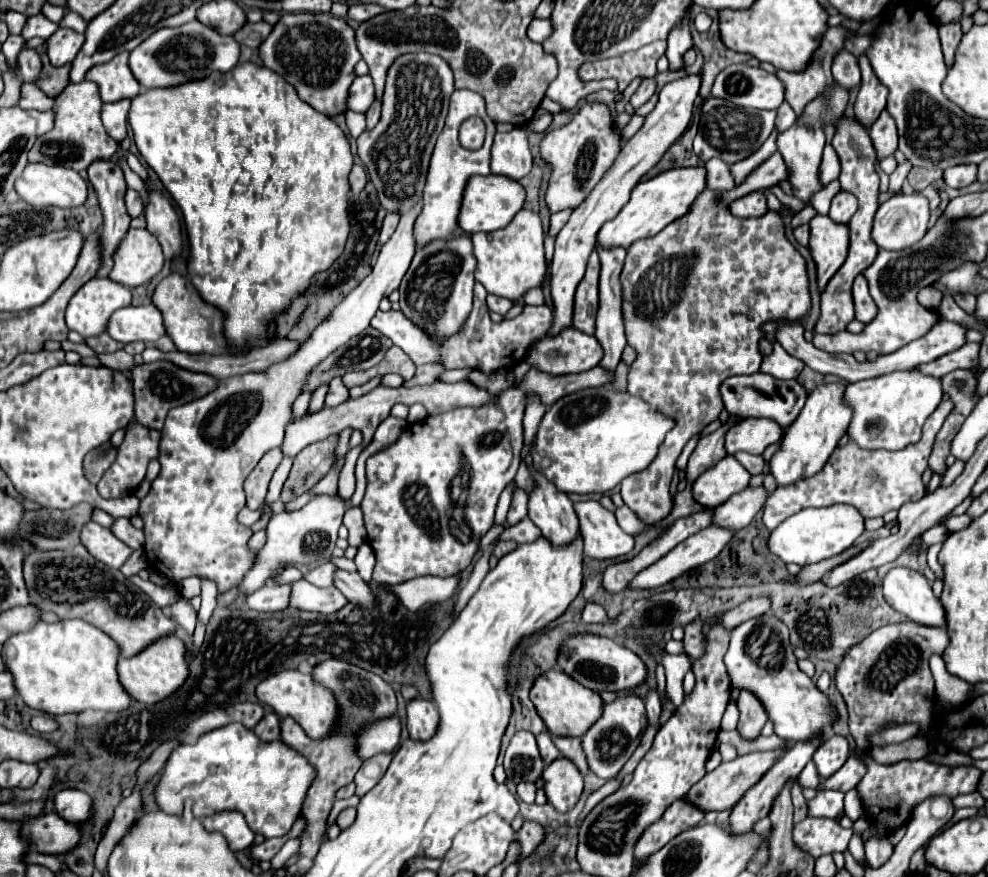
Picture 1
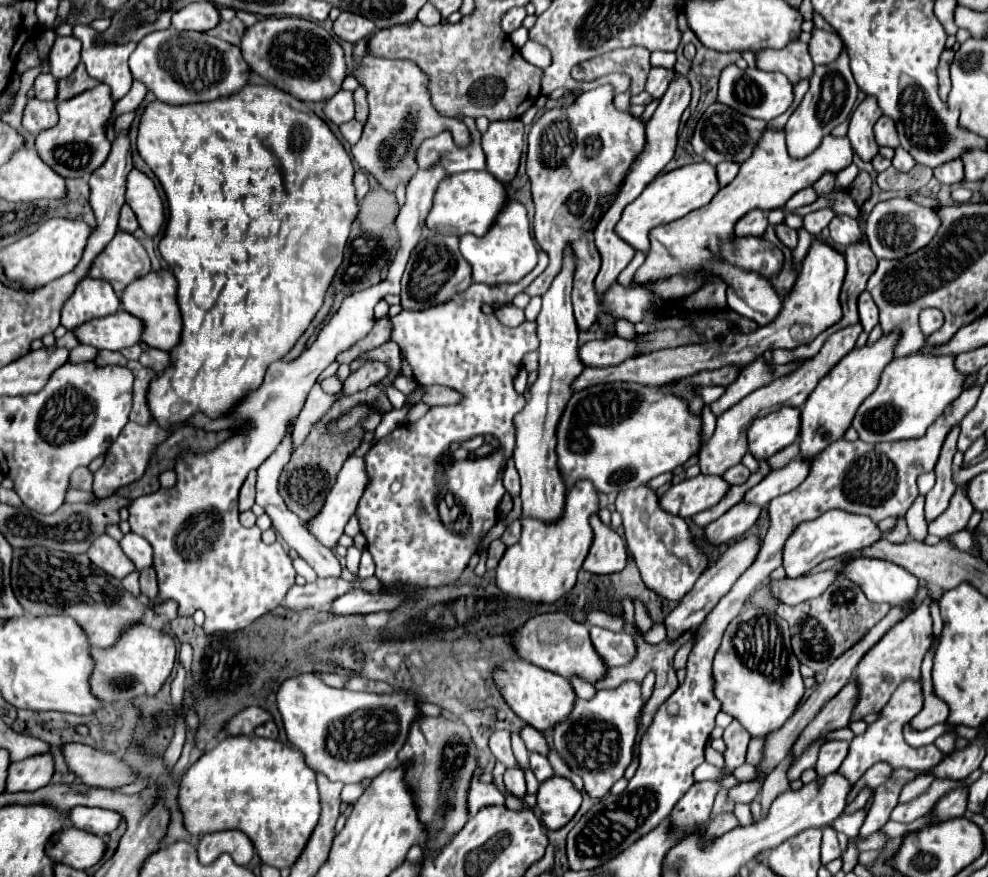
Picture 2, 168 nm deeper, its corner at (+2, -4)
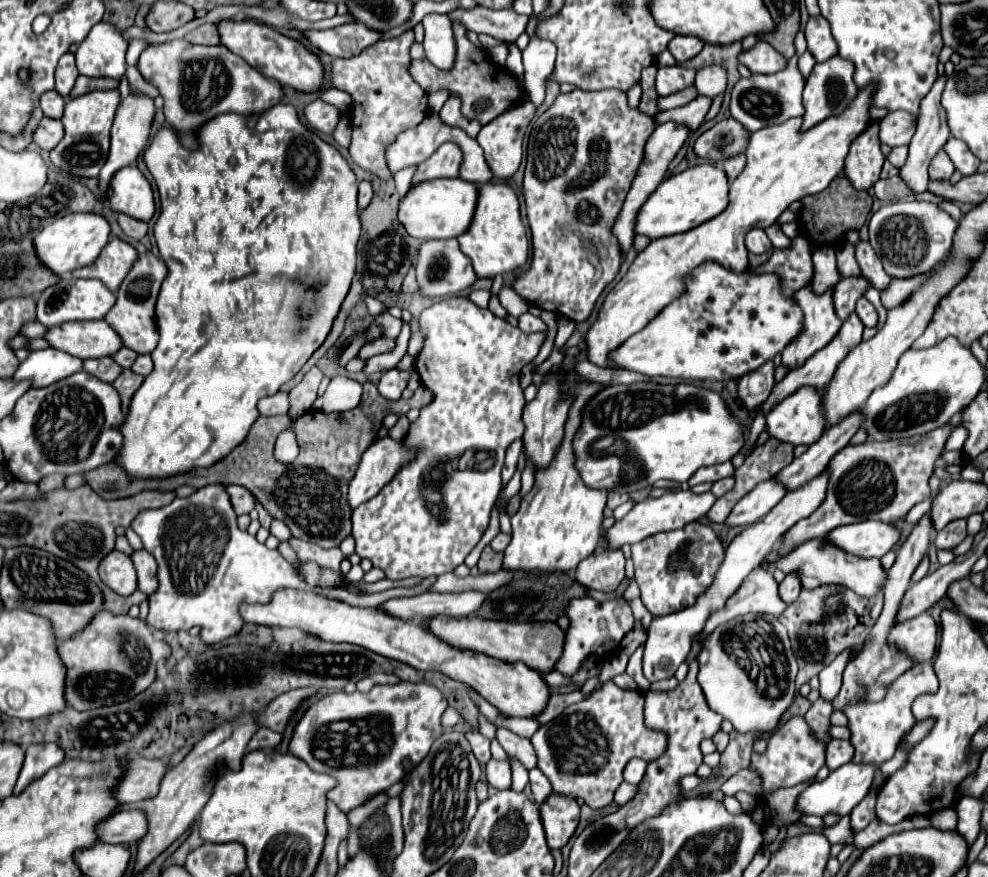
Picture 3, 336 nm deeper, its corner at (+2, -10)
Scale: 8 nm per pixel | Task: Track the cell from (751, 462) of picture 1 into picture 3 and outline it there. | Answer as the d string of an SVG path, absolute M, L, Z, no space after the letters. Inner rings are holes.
M722 478L722 480L718 480L718 482L714 482L714 486L712 486L712 494L716 494L716 496L724 496L726 492L730 492L732 488L734 488L734 478Z

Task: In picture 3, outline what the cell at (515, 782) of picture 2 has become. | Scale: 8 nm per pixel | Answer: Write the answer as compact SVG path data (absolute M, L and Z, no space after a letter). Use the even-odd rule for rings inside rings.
M494 758L486 764L486 778L488 778L488 784L494 786L496 790L510 790L510 786L512 786L510 766L506 762L498 762Z

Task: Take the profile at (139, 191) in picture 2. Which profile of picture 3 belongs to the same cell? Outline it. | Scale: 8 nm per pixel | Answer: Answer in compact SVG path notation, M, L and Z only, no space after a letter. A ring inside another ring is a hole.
M126 166L120 174L116 174L116 178L112 178L108 200L112 210L142 222L148 222L156 212L152 186L136 166Z

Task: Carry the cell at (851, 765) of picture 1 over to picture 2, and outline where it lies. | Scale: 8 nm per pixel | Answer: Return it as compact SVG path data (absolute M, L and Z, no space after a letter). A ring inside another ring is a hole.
M904 680L896 692L890 696L888 704L880 710L878 720L868 724L866 732L860 736L854 736L850 742L850 752L846 760L840 766L840 774L844 774L852 784L862 778L862 774L872 768L878 762L886 762L892 768L908 768L908 770L930 770L936 764L942 762L944 754L936 746L924 746L924 748L912 748L906 744L902 730L904 726L922 710L924 706L924 694L922 694L922 682L920 680Z

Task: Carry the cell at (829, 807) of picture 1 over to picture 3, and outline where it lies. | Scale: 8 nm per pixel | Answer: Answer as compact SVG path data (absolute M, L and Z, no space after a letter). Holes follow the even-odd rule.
M844 764L838 770L830 772L830 776L822 782L814 782L810 784L798 798L796 798L796 812L800 812L802 816L828 816L828 814L836 814L836 816L846 816L852 812L852 808L862 802L862 798L868 794L870 784L872 784L872 776L874 776L874 766L854 766Z

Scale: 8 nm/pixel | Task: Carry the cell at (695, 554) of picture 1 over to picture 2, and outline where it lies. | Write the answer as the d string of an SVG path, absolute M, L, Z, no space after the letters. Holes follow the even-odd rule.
M746 500L738 502L734 508L730 508L724 516L720 516L716 522L706 526L706 536L712 544L722 544L728 540L736 540L744 536L754 522L760 516L760 506L748 504Z

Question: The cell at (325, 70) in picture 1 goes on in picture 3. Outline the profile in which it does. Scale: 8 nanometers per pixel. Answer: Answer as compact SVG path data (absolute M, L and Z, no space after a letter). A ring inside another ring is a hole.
M222 20L218 22L218 32L222 38L222 44L232 50L236 56L244 58L252 68L256 68L262 76L272 78L276 82L280 82L282 86L288 86L296 92L304 92L304 94L312 94L318 92L324 84L324 62L322 58L308 46L304 46L300 40L280 34L278 30L256 22L256 20L242 20L242 22L234 22L234 20Z

